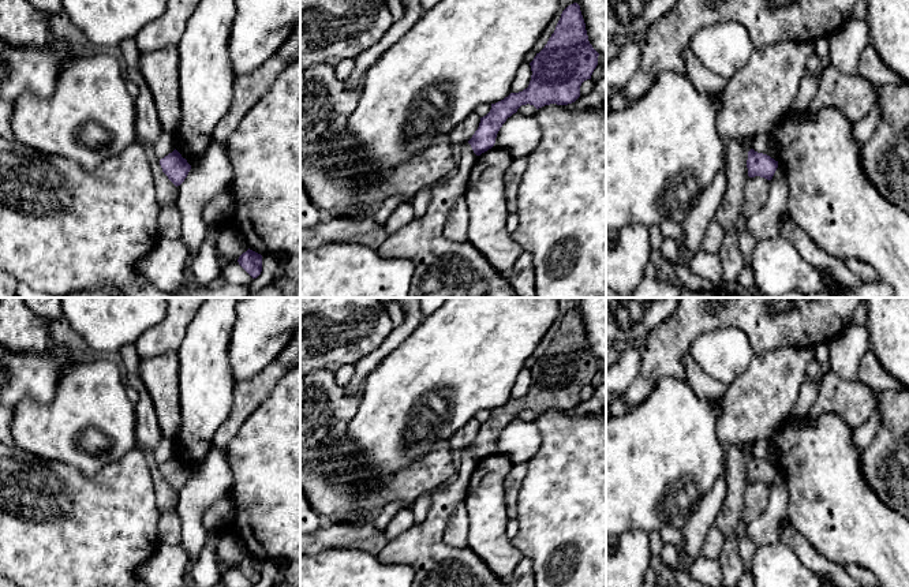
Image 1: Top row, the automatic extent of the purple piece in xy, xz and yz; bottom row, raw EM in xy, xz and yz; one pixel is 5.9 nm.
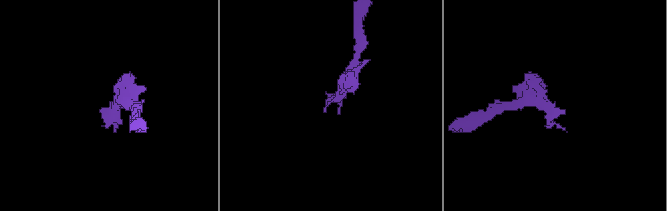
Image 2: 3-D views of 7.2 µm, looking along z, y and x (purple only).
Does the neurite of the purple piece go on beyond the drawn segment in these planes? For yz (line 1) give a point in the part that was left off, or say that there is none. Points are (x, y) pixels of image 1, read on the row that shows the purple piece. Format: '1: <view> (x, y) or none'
1: none

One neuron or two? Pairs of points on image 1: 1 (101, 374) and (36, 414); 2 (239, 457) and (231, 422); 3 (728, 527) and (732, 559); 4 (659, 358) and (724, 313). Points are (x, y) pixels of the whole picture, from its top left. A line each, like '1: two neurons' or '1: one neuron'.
1: one neuron
2: two neurons
3: one neuron
4: one neuron

